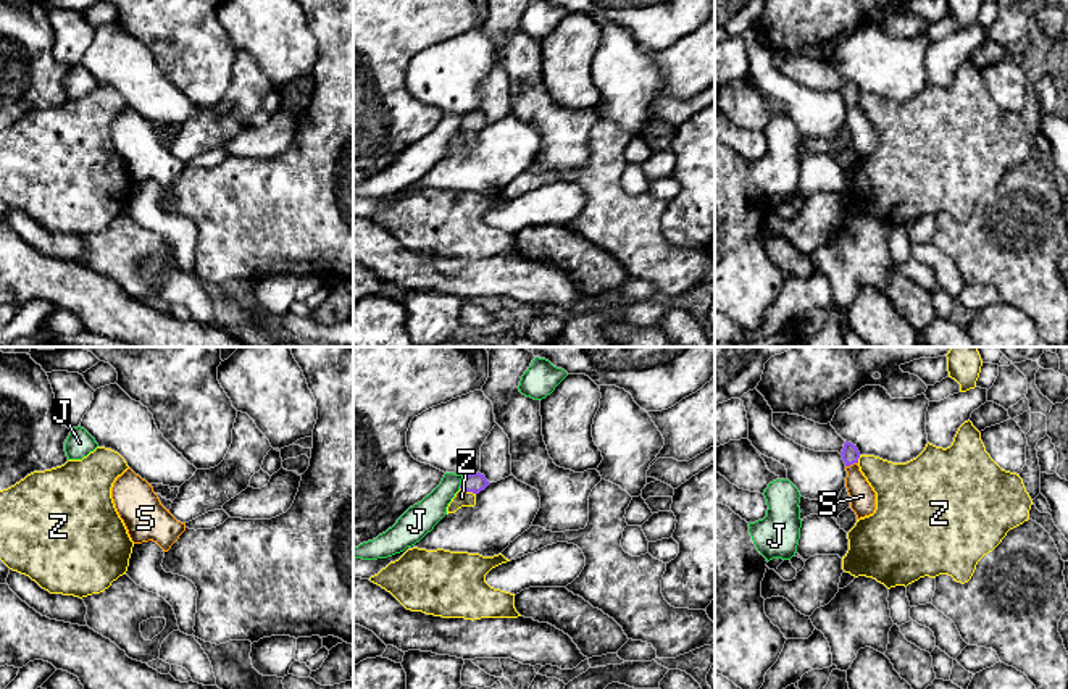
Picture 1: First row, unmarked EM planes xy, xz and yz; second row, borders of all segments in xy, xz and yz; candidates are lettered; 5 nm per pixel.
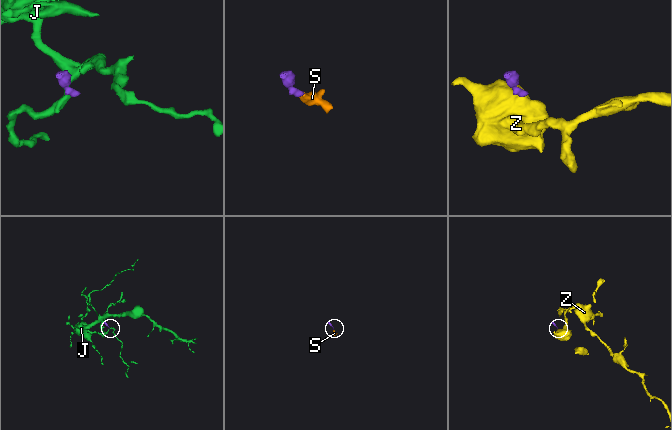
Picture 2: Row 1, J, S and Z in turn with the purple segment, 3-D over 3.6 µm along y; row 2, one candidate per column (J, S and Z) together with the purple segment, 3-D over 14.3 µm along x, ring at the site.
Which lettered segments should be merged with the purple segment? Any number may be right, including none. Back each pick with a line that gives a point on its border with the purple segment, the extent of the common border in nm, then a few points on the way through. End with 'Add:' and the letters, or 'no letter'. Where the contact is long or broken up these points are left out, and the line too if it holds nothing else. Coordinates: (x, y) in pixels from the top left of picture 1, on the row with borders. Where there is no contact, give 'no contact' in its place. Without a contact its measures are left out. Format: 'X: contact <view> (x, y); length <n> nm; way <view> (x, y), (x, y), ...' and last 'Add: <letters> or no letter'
S: contact yz (851, 463); length 70 nm; way yz (851, 454), (851, 463), (862, 496)
Add: S

